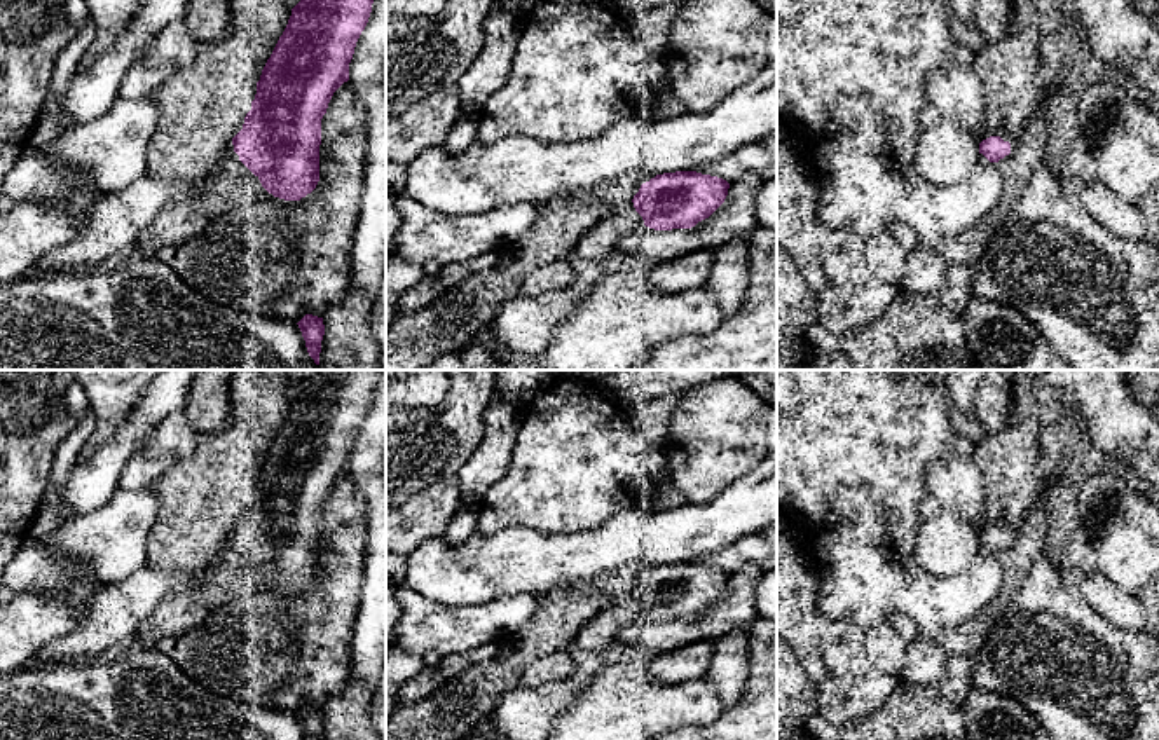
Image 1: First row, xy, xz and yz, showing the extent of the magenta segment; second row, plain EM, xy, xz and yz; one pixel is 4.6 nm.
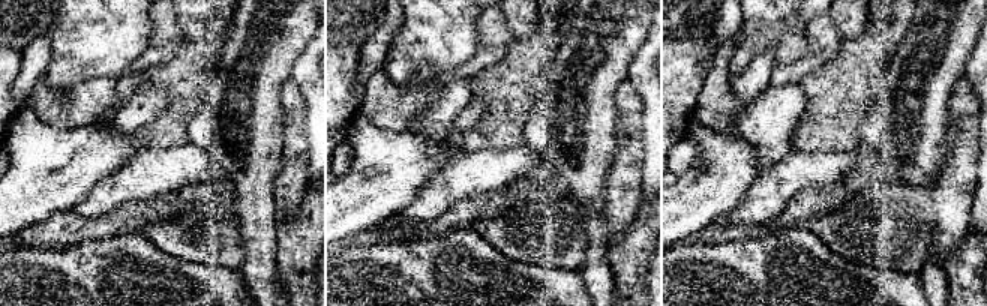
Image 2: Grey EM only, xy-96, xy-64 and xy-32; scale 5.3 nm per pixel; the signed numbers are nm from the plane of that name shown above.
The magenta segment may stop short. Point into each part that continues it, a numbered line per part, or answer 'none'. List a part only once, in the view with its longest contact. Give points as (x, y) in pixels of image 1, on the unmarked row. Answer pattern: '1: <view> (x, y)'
none

